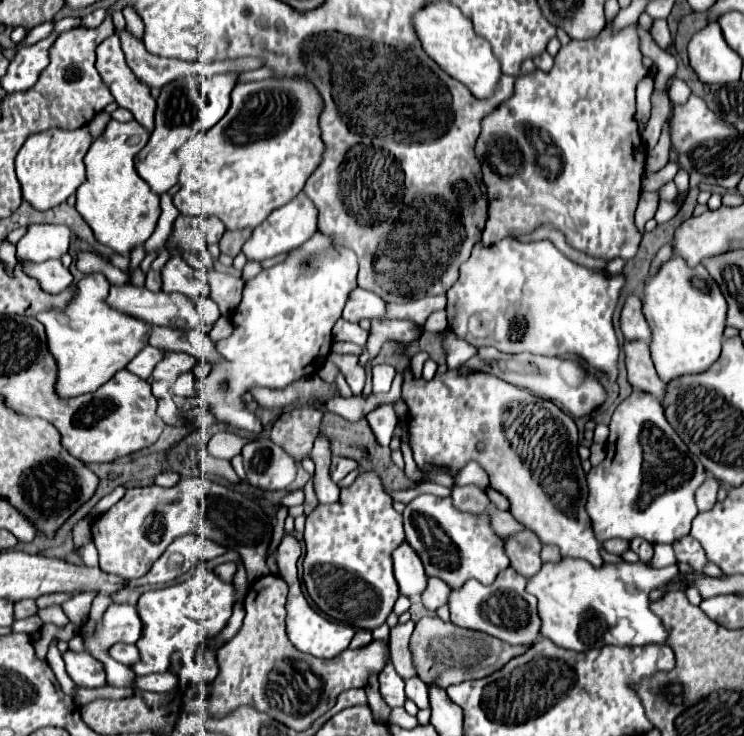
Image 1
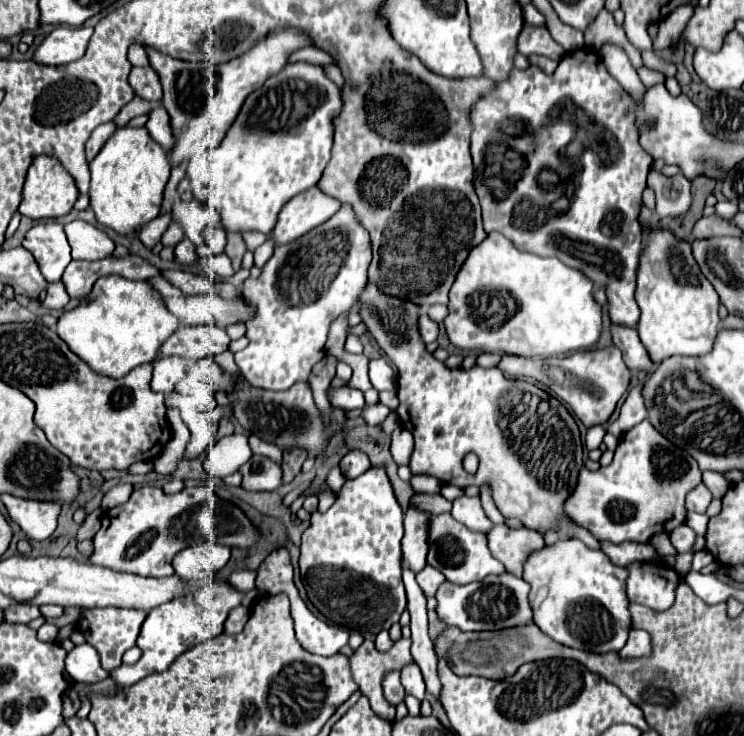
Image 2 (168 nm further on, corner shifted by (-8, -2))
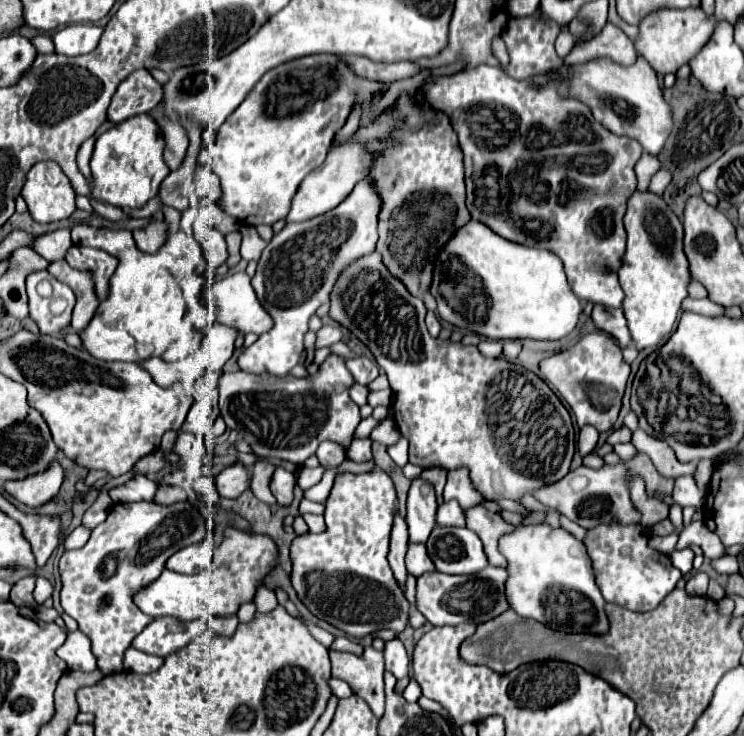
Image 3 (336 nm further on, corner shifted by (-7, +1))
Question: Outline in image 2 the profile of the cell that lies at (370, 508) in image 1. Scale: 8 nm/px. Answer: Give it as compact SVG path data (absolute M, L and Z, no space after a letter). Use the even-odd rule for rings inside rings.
M369 468L359 478L347 480L337 492L335 504L325 512L313 512L309 528L301 536L301 580L311 604L331 622L347 630L377 634L389 630L403 614L407 600L401 582L403 510L393 494L385 468Z

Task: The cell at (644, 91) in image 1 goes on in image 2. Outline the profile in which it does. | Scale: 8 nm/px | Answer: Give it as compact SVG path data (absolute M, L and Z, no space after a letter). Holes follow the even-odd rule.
M601 10L595 16L595 20L587 26L587 30L585 30L585 46L593 48L597 52L603 44L617 44L617 46L621 46L627 52L627 56L629 56L629 60L631 60L631 64L635 68L639 68L643 64L641 56L639 56L639 50L629 44L623 28L615 26L613 14L607 12L607 10Z

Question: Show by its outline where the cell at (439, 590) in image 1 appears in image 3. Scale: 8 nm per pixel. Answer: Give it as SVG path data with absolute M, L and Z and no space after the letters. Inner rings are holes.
M408 545L408 557L406 557L406 565L408 565L408 573L414 577L420 577L420 573L428 573L428 571L436 571L434 563L430 561L426 547L424 545Z

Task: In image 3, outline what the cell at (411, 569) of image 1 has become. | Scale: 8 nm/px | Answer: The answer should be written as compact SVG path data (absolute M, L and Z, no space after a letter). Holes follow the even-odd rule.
M420 477L412 481L408 491L408 533L410 543L426 543L432 529L436 527L436 495L434 487Z

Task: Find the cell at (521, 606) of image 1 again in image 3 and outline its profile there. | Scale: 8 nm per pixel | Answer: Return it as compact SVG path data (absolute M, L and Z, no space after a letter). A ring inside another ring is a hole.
M488 565L474 575L446 575L440 571L424 573L418 577L418 609L432 625L460 625L460 623L486 623L510 609L506 599L508 571Z

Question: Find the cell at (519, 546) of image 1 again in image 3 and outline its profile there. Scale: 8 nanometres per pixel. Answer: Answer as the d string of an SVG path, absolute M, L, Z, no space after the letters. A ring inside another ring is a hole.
M480 505L466 509L466 513L468 513L468 529L476 531L476 535L480 537L480 541L484 545L484 553L486 553L490 565L508 567L506 557L498 549L498 541L504 533L512 533L516 527L506 523L500 515L486 511Z

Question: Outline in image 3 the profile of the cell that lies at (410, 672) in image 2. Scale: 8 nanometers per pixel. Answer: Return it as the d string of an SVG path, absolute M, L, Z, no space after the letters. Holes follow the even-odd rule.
M400 639L386 641L384 657L386 657L386 671L390 671L394 677L404 679L404 677L410 675L412 659L408 657L408 653L406 653L406 649L404 649Z

